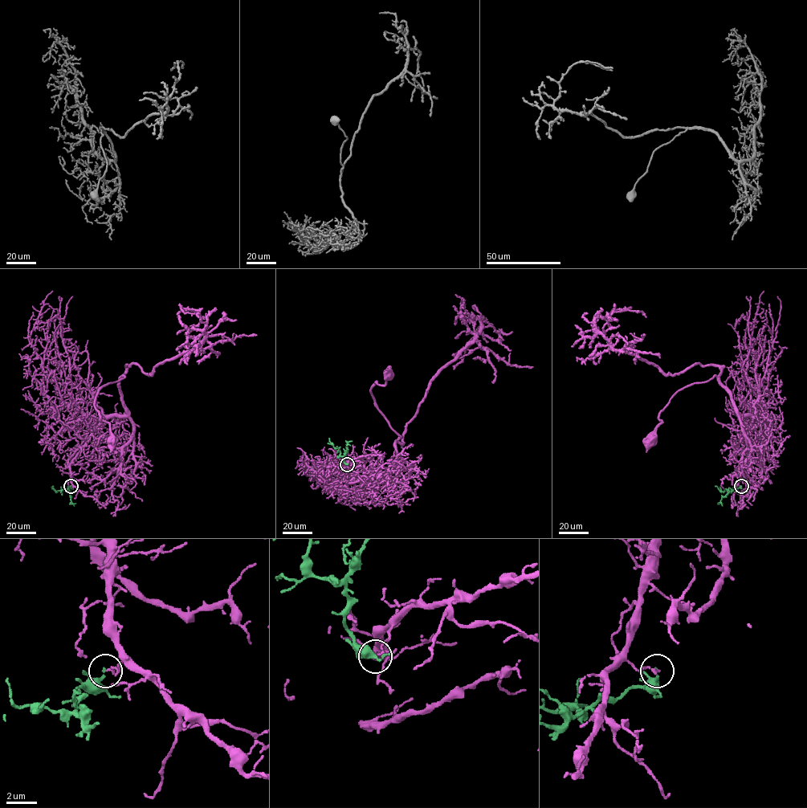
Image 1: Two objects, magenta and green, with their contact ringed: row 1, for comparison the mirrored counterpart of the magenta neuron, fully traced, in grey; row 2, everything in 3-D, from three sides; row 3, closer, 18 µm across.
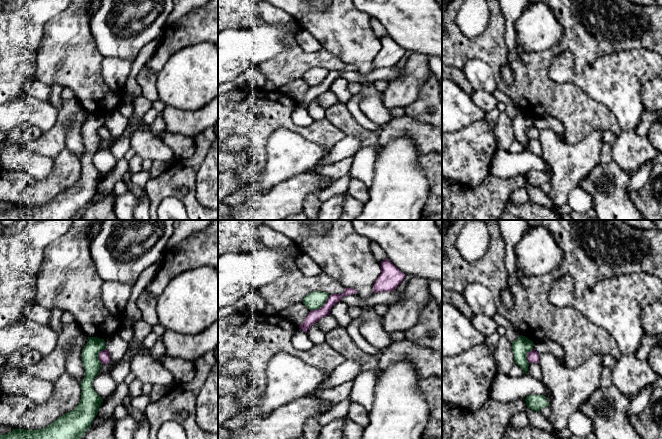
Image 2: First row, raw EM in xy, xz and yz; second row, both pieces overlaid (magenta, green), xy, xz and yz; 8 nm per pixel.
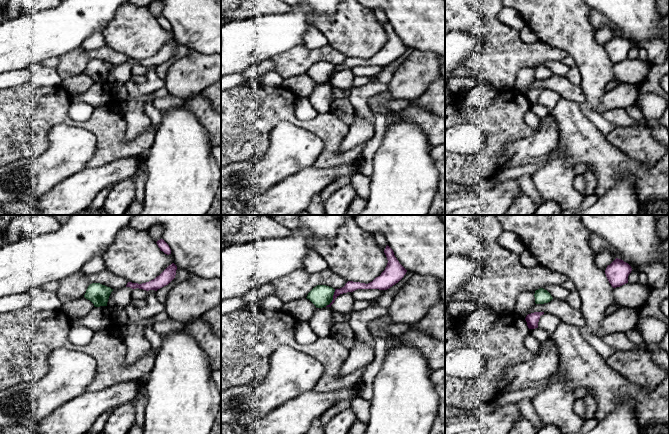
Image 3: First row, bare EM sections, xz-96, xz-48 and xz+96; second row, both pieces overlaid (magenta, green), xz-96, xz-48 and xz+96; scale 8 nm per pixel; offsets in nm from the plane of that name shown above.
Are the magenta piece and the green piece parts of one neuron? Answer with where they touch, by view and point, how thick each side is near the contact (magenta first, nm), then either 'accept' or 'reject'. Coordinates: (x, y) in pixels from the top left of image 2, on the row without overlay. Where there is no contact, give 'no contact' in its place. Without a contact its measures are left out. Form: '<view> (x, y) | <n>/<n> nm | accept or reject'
xz (322, 82) | 100/140 nm | reject

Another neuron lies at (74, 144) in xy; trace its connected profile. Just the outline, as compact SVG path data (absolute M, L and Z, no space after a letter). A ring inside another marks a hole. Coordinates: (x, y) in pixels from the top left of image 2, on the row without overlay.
M83 108L73 115L66 133L66 149L79 159L83 156L85 151L81 130L87 120L87 116L88 113Z

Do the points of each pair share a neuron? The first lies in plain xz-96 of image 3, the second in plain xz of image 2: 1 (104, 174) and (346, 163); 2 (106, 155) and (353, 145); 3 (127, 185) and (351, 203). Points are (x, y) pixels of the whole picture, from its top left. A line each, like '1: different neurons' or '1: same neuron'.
1: different neurons
2: different neurons
3: different neurons

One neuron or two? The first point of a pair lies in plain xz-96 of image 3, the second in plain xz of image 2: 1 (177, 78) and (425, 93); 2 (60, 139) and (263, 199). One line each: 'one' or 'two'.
1: two
2: two

